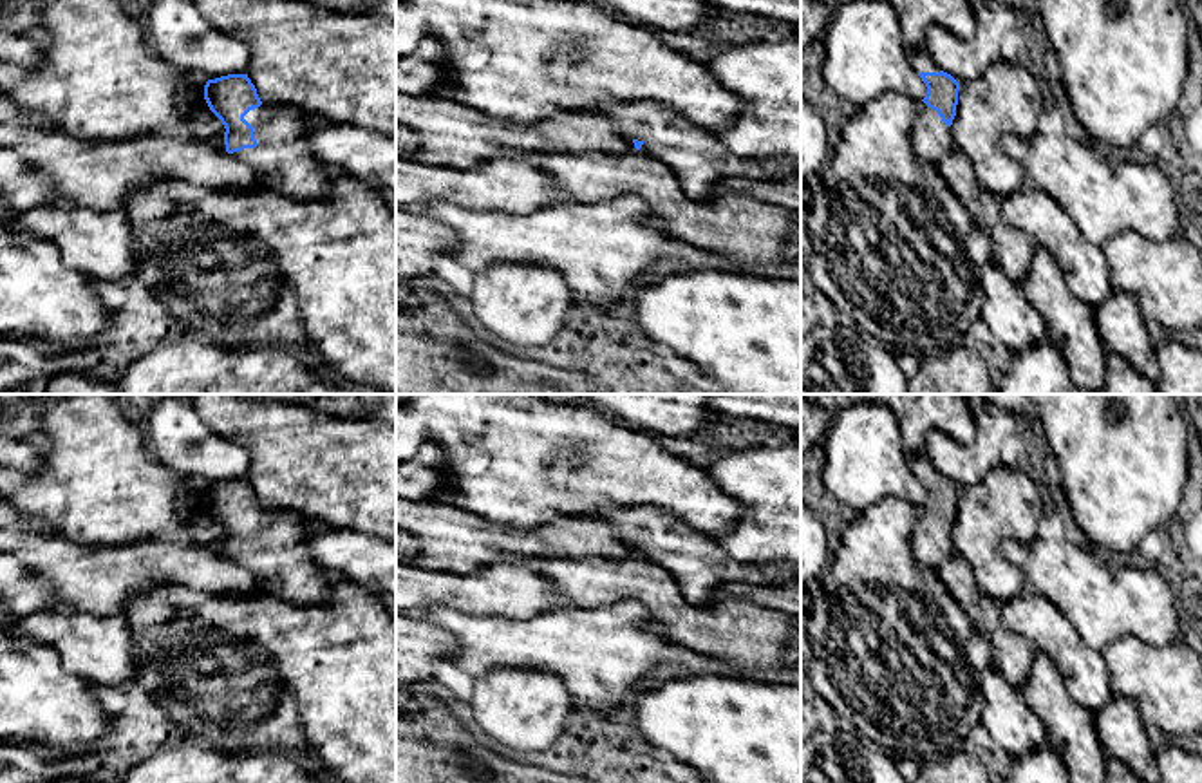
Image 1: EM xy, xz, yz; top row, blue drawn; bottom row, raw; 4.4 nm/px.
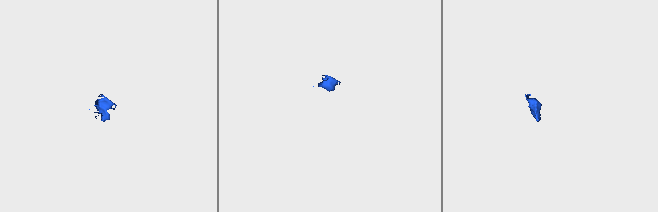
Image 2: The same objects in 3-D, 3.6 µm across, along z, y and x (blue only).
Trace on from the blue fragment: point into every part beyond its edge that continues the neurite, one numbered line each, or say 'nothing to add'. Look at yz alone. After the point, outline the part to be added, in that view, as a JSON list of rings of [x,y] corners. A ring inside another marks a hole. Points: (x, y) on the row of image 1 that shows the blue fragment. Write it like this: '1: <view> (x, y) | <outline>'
1: yz (931, 138) | [[[920,101],[913,125],[916,157],[936,166],[953,148],[951,127],[942,121],[936,110]]]

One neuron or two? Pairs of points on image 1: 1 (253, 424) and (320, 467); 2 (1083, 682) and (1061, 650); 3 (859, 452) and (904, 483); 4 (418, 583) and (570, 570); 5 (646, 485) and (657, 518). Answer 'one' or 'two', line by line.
1: one
2: one
3: one
4: two
5: two

